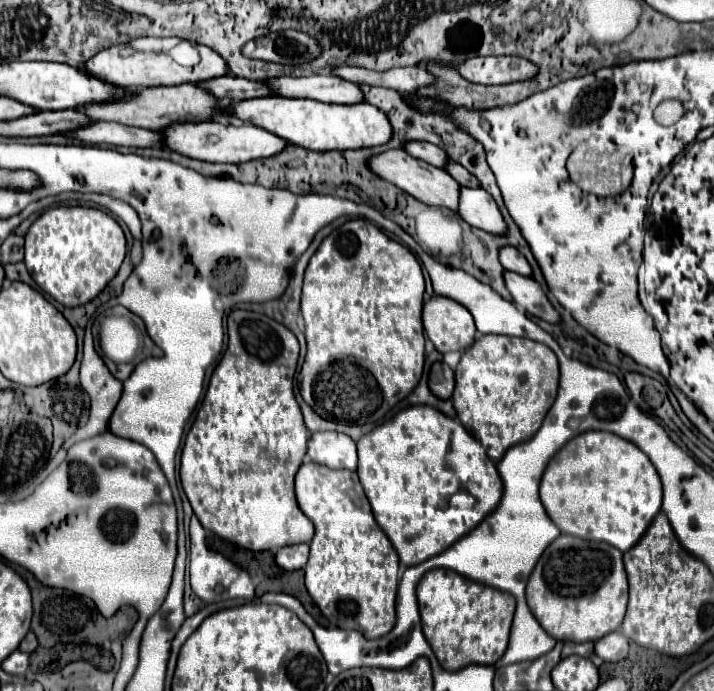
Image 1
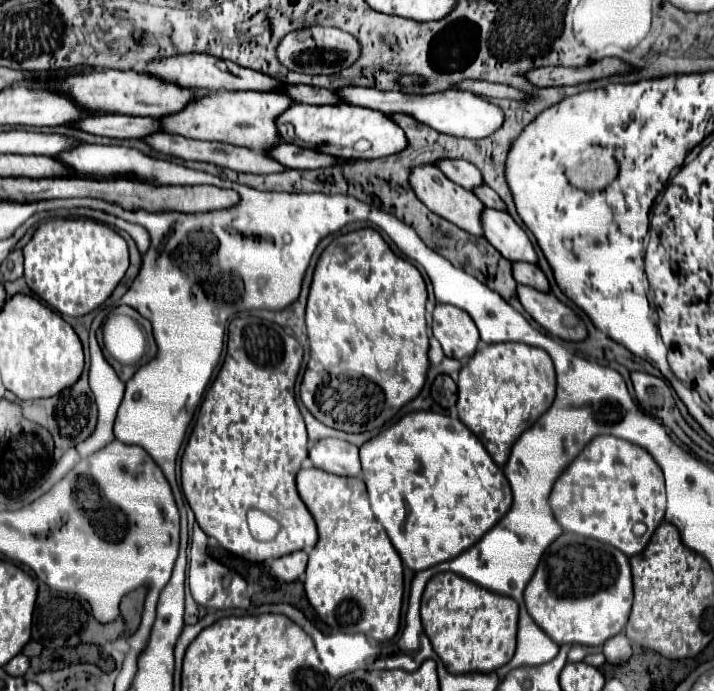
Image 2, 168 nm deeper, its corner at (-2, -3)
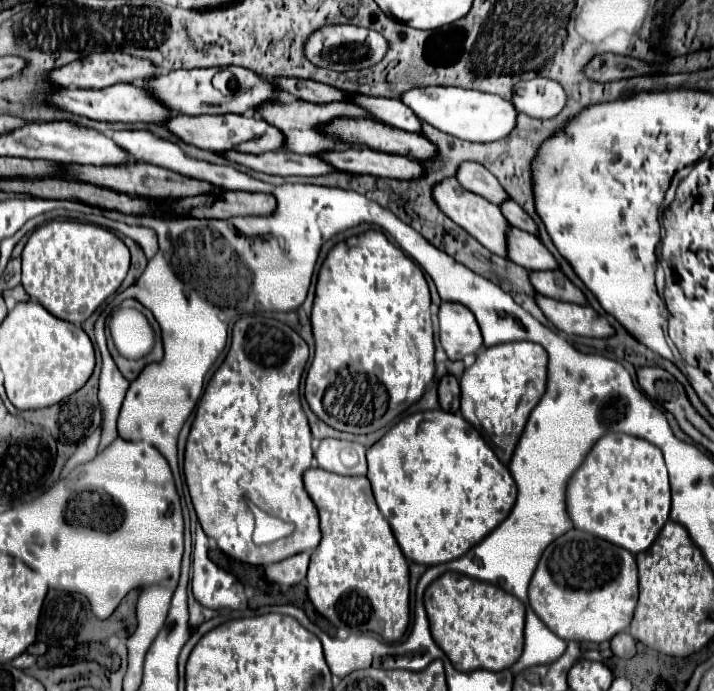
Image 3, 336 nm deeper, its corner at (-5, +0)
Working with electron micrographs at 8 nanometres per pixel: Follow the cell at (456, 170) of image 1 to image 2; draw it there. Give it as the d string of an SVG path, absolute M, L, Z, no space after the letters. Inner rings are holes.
M480 186L474 190L474 194L486 204L486 208L496 208L496 210L504 210L506 212L506 204L500 200L500 196L490 188L490 186Z

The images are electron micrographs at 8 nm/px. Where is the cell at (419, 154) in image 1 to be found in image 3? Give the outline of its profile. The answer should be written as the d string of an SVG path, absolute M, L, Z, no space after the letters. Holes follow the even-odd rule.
M473 161L461 163L455 177L467 191L483 195L485 199L489 199L495 205L499 205L501 201L507 199L507 193L503 191L499 181L481 163L473 163Z

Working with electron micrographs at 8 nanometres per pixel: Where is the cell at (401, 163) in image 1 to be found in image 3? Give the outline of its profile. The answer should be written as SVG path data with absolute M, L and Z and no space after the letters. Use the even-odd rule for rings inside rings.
M455 177L443 179L439 183L435 183L433 187L433 199L439 205L439 209L459 227L463 227L469 235L473 235L481 245L485 245L489 251L493 251L495 255L505 255L505 231L509 227L507 219L501 215L499 207L489 203L487 199L483 199L481 195L475 195L471 191L465 191Z

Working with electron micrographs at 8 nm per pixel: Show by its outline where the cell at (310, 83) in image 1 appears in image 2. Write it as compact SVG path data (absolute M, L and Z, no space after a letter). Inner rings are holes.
M348 86L348 88L338 90L338 96L346 104L380 110L386 116L410 114L418 122L422 122L422 124L426 124L426 126L430 126L430 128L434 128L442 134L456 136L456 138L470 138L470 140L488 138L504 122L504 112L502 112L500 106L492 104L484 96L476 96L476 94L470 94L466 90L454 90L454 88L452 90L442 90L442 92L436 92L436 94L406 94L406 92L400 92L400 90L382 92L382 90L376 90L376 88Z

